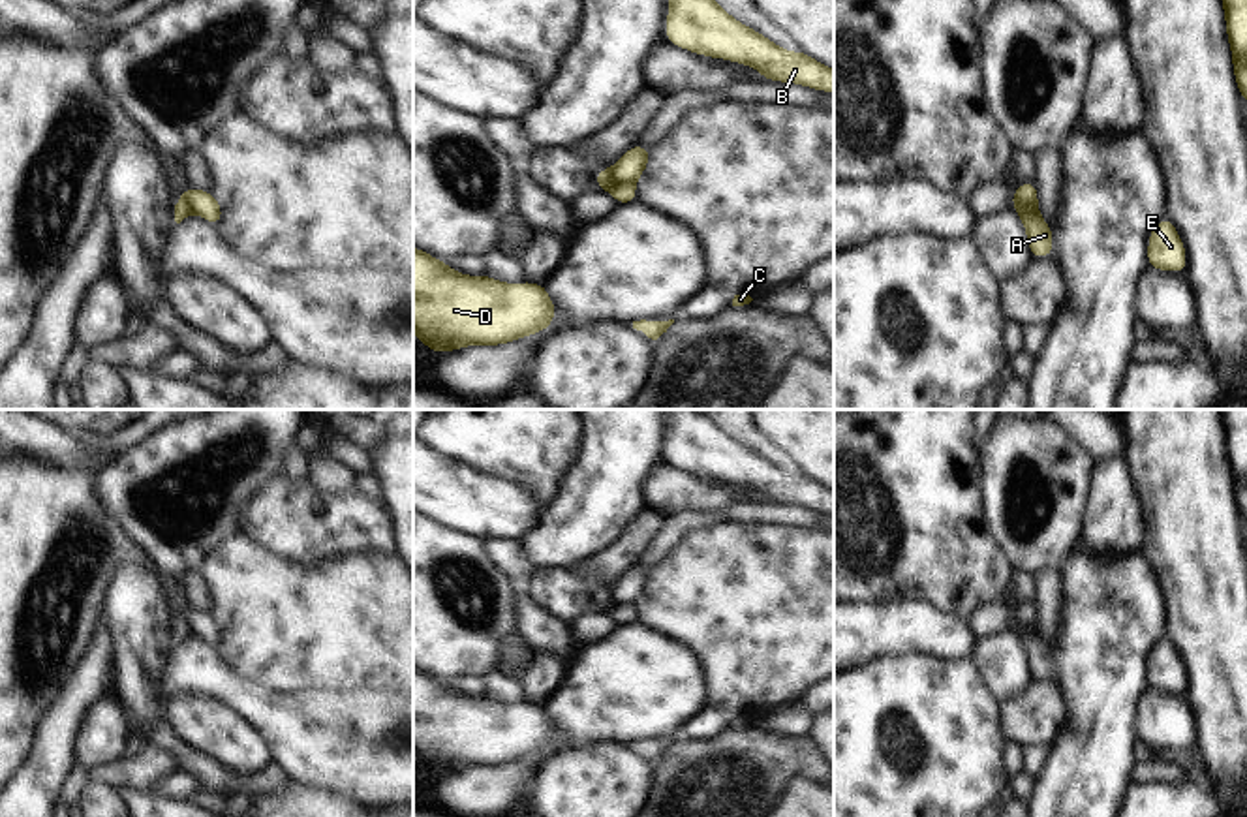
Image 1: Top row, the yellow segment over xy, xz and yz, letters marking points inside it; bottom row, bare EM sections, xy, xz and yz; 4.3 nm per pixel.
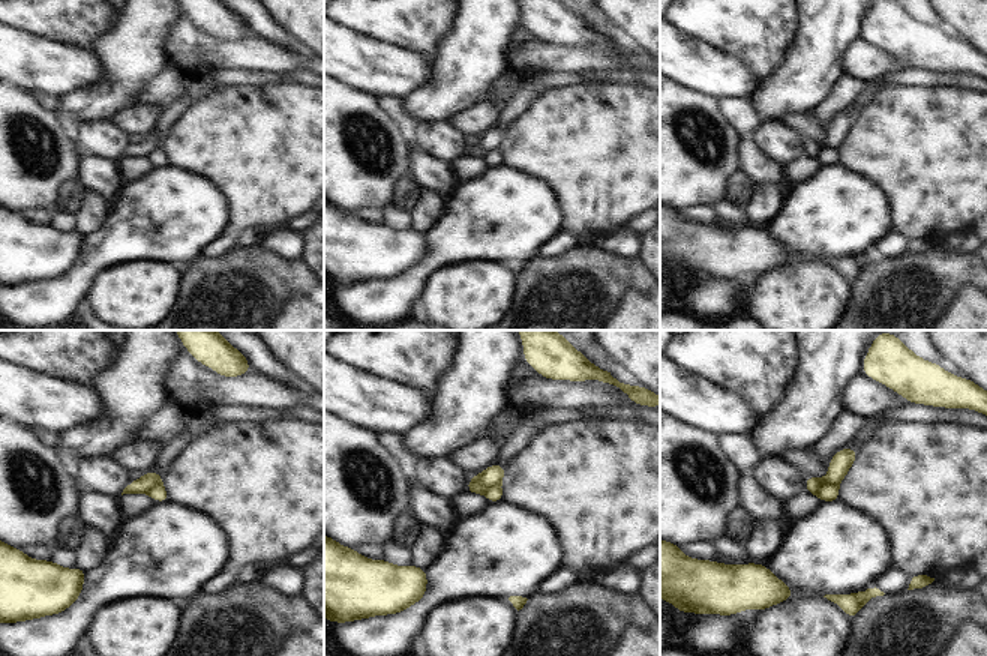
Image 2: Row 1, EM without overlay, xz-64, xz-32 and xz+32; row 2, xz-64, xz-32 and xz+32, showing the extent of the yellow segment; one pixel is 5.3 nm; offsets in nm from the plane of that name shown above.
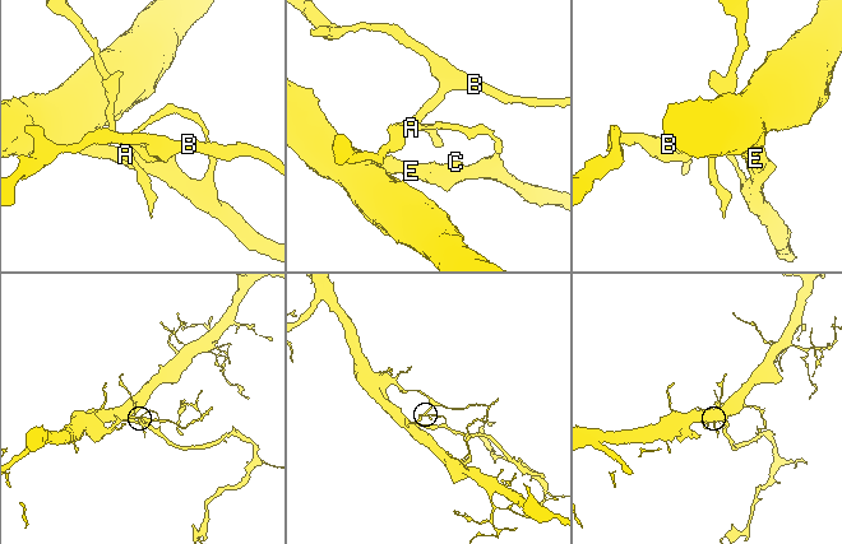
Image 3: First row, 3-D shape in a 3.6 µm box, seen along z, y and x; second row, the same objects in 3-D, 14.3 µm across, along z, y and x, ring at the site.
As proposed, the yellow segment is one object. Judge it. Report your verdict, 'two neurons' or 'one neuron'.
two neurons

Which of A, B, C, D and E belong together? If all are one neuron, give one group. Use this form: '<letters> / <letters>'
A C D E / B

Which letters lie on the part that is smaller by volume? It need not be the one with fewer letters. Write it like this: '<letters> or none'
B

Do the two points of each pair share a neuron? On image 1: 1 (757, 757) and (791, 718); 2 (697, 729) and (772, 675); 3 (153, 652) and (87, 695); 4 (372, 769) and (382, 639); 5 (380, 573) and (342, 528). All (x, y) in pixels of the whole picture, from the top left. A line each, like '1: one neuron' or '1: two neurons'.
1: two neurons
2: two neurons
3: two neurons
4: two neurons
5: two neurons

